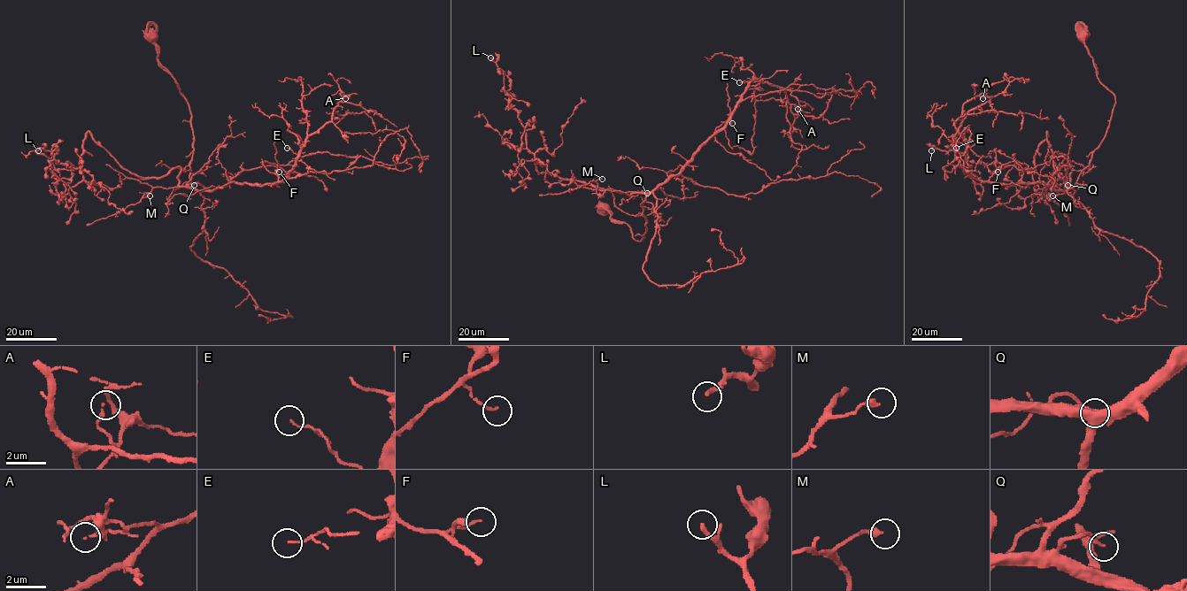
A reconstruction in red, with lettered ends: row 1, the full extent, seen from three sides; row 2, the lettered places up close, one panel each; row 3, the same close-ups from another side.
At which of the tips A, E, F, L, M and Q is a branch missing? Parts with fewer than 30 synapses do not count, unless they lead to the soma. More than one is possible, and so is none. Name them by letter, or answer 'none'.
L

